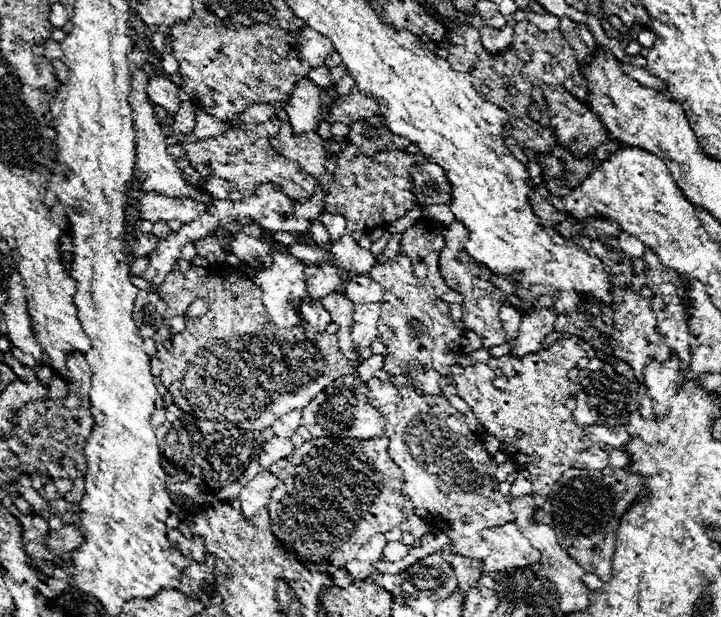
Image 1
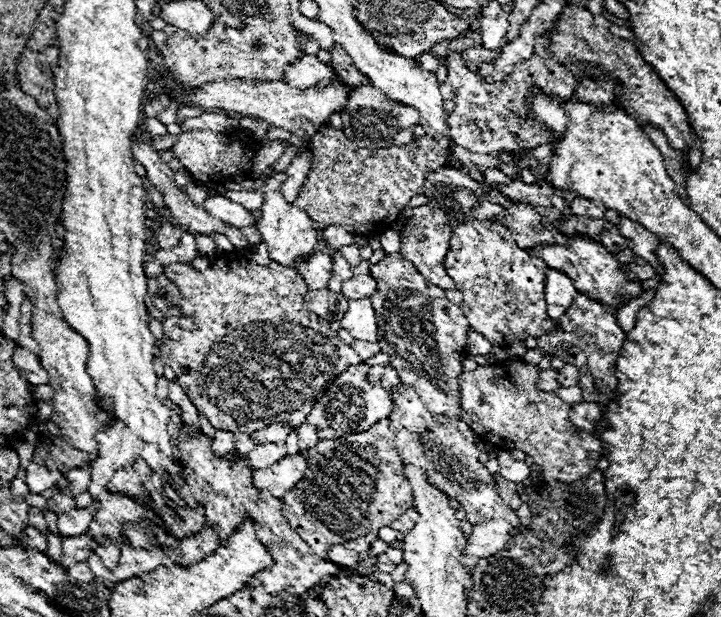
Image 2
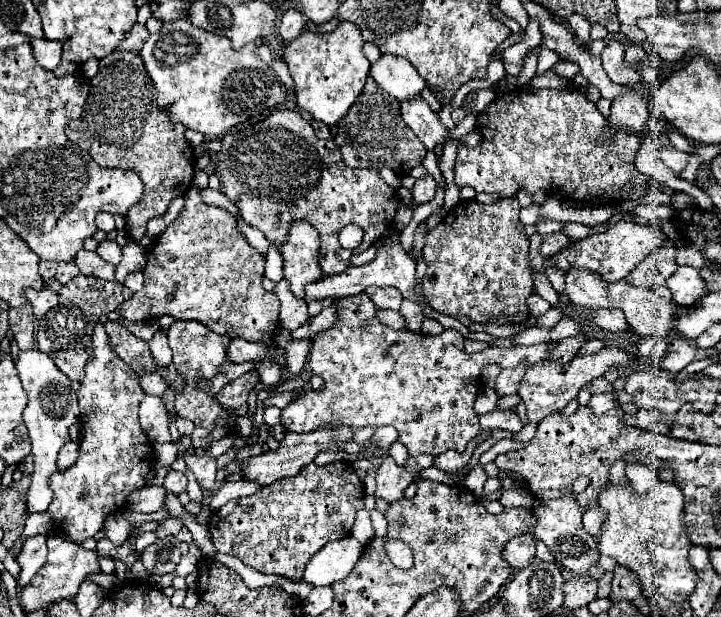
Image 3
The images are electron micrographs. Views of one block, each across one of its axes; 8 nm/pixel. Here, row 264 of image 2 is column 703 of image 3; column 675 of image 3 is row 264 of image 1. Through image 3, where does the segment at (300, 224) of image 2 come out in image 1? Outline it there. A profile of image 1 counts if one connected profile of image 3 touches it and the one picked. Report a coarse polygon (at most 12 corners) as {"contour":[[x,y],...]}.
{"contour":[[272,248],[268,270],[250,278],[274,326],[298,326],[308,298],[304,266]]}

